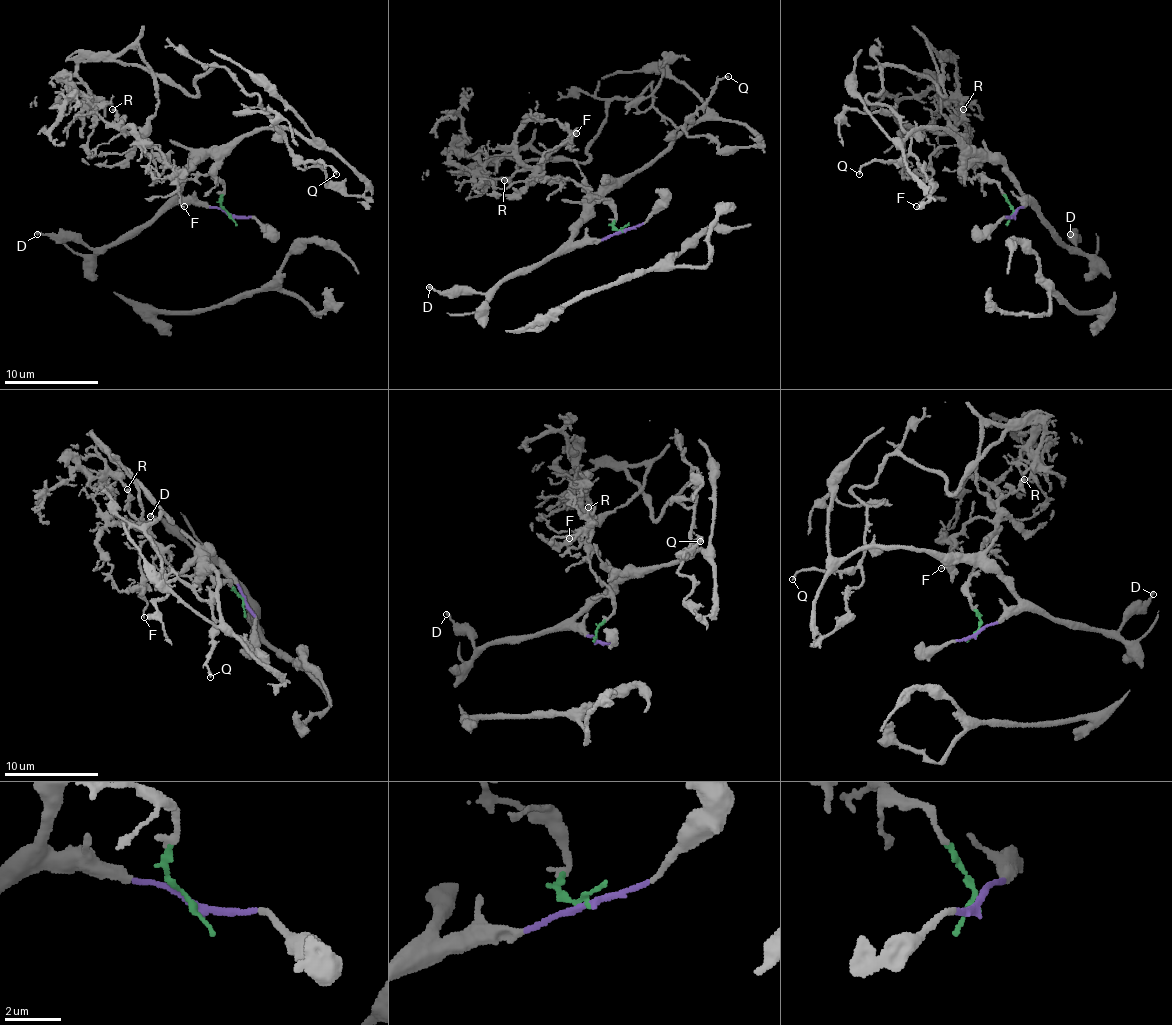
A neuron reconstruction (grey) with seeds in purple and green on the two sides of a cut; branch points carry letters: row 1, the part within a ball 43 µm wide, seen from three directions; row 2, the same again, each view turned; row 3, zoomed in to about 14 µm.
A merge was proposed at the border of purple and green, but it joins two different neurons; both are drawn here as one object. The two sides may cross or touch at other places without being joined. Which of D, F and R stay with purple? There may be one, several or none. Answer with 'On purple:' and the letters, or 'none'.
On purple: D

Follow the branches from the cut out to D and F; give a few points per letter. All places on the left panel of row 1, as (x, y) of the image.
D: (229, 214), (208, 205), (170, 202), (149, 221), (114, 242), (93, 247), (37, 235)
F: (229, 214), (219, 181), (208, 174), (184, 179), (151, 151), (151, 146), (173, 169), (184, 207)

